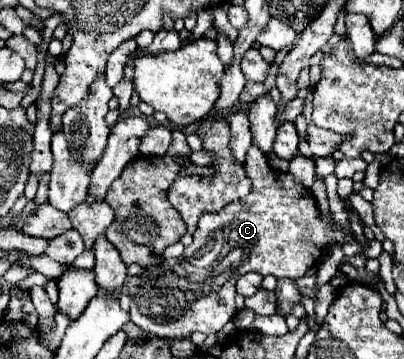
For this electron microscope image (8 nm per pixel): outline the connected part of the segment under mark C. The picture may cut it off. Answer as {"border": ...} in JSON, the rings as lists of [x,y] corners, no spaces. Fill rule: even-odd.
{"border":[[[251,146],[245,160],[245,172],[251,178],[251,192],[227,204],[217,214],[203,214],[199,226],[193,234],[193,244],[185,248],[183,256],[177,260],[163,260],[155,266],[145,268],[139,276],[131,276],[127,280],[127,292],[131,296],[131,322],[137,324],[141,330],[165,338],[165,340],[179,340],[189,338],[193,332],[215,334],[219,332],[233,314],[233,292],[235,282],[241,274],[255,270],[263,276],[273,274],[277,278],[301,278],[309,270],[313,270],[325,256],[331,246],[343,246],[347,242],[355,242],[355,234],[341,228],[337,220],[329,214],[329,220],[323,218],[317,200],[311,196],[311,190],[305,188],[301,182],[293,178],[289,172],[273,172],[269,168],[267,176],[267,156],[257,148]]]}

